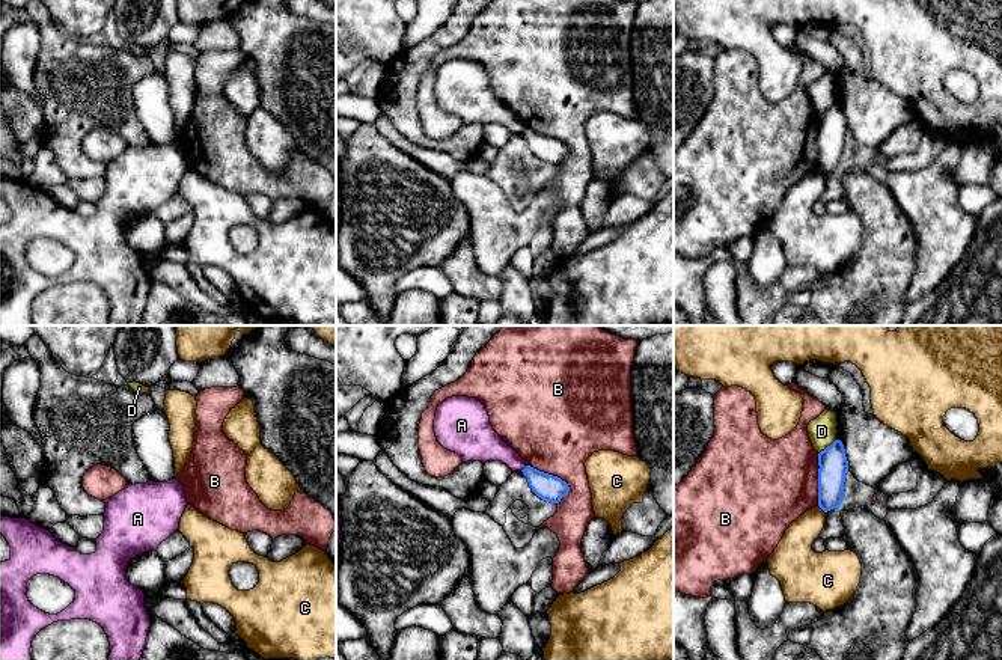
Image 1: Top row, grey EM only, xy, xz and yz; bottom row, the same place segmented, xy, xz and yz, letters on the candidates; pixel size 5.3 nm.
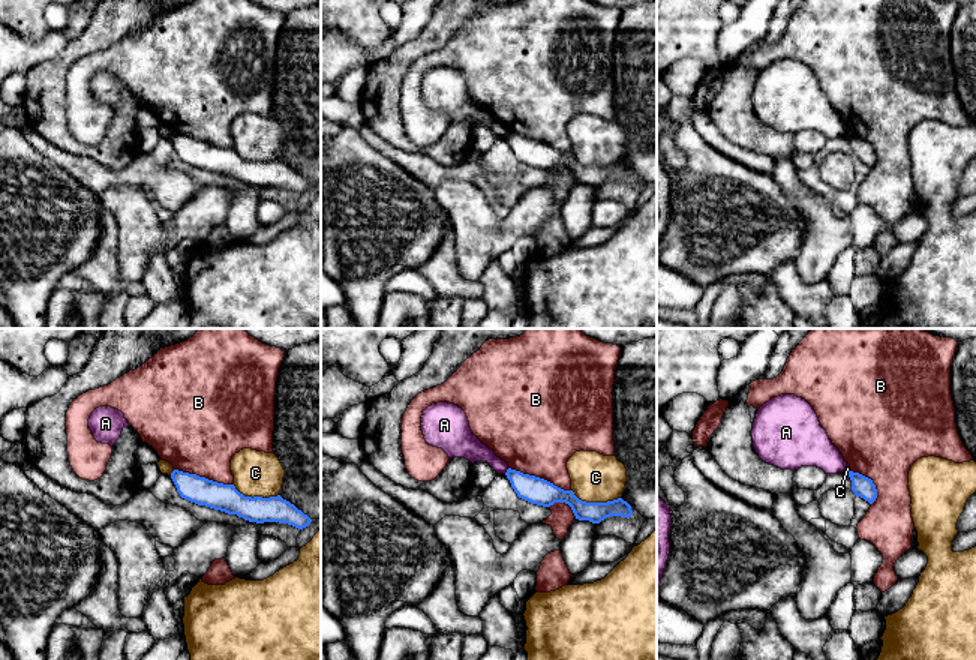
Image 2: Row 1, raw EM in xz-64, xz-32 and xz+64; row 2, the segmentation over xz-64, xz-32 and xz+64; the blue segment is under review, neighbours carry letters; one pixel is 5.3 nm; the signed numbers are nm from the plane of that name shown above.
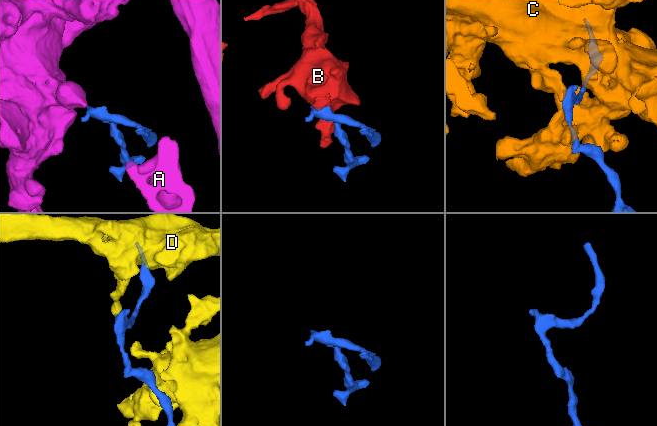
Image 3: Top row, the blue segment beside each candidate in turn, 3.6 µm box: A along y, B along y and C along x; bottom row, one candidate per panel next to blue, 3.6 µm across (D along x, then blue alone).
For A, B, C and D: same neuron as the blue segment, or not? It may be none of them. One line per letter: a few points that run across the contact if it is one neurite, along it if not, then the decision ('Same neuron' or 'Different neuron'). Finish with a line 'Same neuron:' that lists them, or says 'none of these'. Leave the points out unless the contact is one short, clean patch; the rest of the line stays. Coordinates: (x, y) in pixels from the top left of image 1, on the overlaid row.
A: Line: xz (526, 466), (520, 470). Different neuron
B: Different neuron
C: Different neuron
D: Different neuron
Same neuron: none of these

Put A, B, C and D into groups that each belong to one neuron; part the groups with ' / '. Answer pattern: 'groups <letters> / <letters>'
groups A / B / C / D

